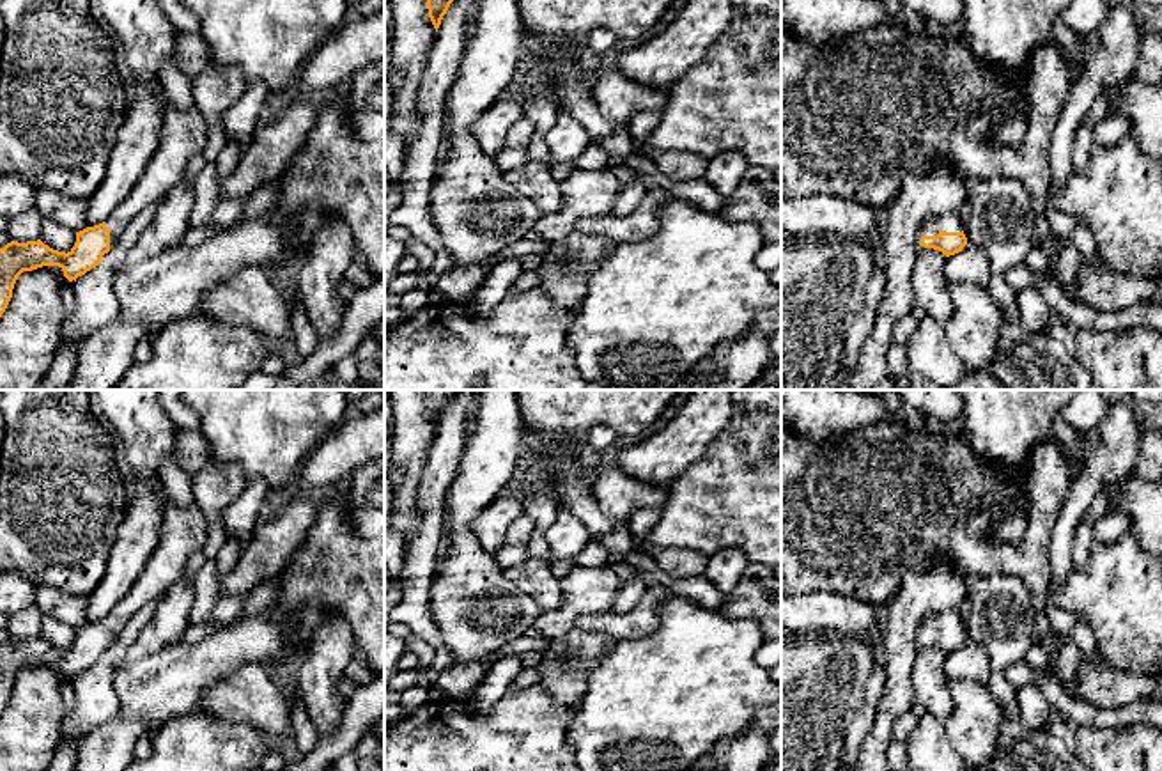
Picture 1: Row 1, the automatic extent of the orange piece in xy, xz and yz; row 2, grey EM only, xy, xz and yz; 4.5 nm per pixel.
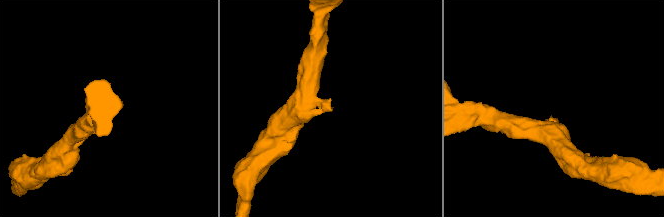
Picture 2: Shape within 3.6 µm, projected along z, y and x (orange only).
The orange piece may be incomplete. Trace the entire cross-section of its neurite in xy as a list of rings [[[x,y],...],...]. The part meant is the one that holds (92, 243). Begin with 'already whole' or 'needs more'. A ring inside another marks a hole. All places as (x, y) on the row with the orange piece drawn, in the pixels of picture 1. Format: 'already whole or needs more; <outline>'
needs more; [[[163,89],[159,101],[165,105],[165,117],[158,147],[140,181],[103,223],[76,232],[76,243],[67,253],[50,248],[41,239],[11,241],[0,248],[0,317],[23,271],[58,266],[73,282],[96,268],[122,238],[129,222],[138,213],[151,211],[152,204],[184,175],[188,160],[204,151],[209,128],[198,108],[193,105],[190,110],[179,110]]]

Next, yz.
needs more; [[[953,211],[925,222],[916,236],[918,253],[933,248],[949,257],[962,252],[965,245],[967,238],[964,234],[960,216]]]

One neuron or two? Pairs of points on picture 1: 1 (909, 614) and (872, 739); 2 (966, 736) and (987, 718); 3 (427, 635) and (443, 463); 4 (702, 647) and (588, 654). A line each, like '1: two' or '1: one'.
1: one
2: one
3: one
4: two

